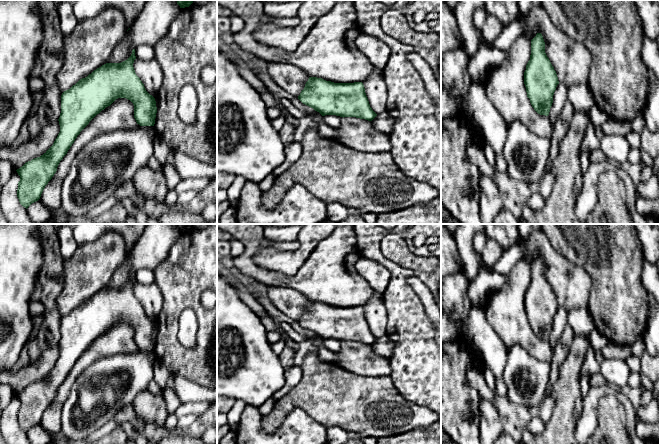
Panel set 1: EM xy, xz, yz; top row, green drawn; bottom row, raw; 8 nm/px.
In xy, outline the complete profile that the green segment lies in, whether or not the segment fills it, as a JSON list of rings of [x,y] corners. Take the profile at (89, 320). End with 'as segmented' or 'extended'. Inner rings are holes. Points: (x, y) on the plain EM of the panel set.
[[[133,273],[127,284],[121,287],[102,289],[62,317],[61,337],[58,343],[60,356],[53,369],[43,379],[26,386],[16,394],[20,400],[17,421],[23,431],[27,433],[32,427],[40,423],[45,410],[56,397],[60,385],[67,378],[80,356],[97,338],[110,330],[116,323],[126,322],[133,327],[134,342],[137,348],[140,350],[154,350],[157,337],[156,325],[146,315],[144,308],[136,299],[133,291],[135,283],[135,273]]] | as segmented

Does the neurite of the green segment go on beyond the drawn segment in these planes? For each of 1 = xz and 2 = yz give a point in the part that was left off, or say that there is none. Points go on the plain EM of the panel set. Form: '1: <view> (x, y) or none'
1: none
2: none

